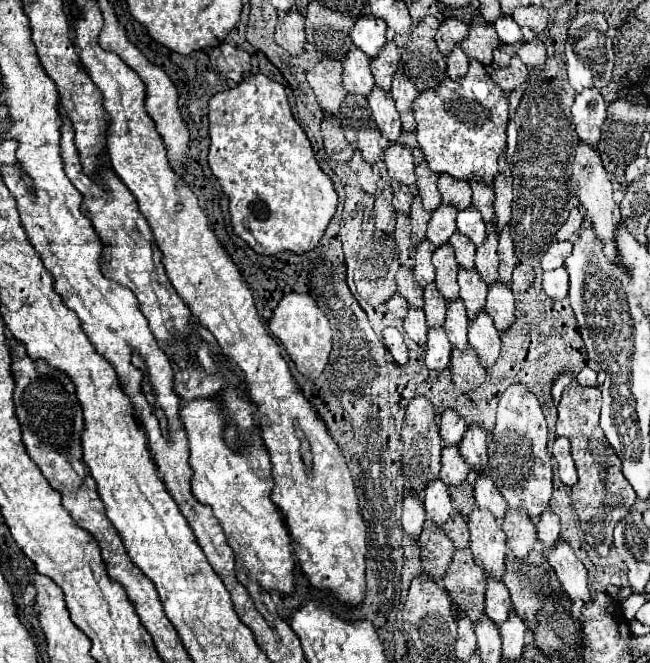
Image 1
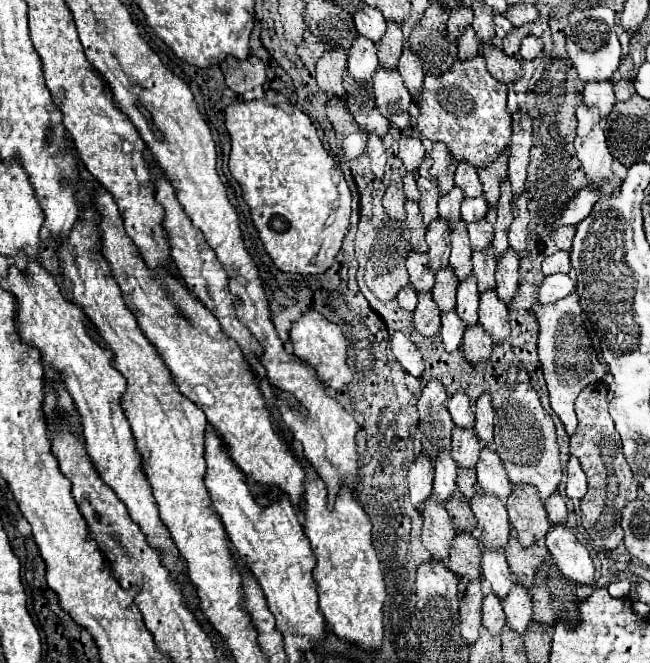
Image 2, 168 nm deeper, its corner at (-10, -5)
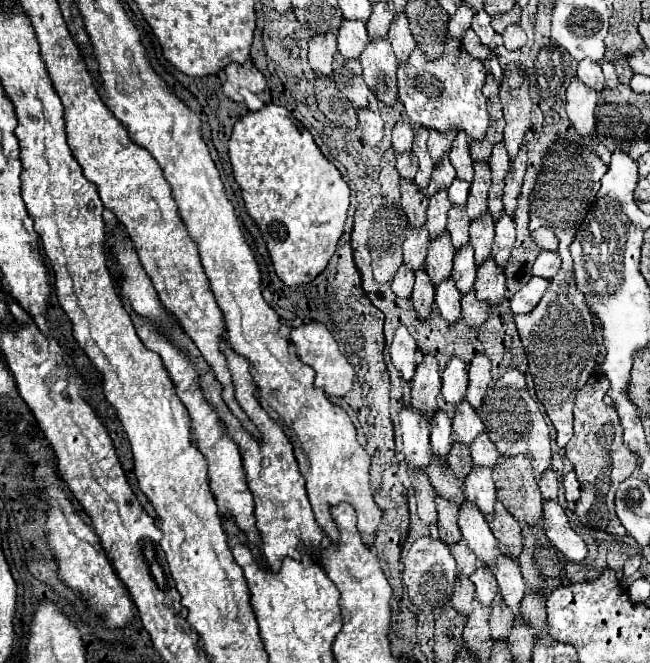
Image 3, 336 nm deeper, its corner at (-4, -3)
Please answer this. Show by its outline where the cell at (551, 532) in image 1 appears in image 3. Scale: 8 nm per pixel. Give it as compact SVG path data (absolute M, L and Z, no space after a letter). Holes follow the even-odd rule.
M546 470L546 474L540 478L540 492L544 500L556 500L558 498L558 480L554 470Z

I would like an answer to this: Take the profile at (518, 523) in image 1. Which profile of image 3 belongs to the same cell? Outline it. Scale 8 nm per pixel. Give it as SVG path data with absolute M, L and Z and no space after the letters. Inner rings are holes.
M500 456L492 472L498 500L522 524L536 526L542 518L542 496L532 474L530 460L524 456Z

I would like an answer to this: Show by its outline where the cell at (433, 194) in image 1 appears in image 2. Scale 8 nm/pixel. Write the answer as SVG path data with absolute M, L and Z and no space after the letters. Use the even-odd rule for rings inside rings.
M436 142L432 152L430 152L430 158L432 158L432 168L430 168L430 174L436 178L436 184L440 186L440 194L446 194L454 188L454 172L456 172L456 160L450 156L448 148L444 146L444 142Z

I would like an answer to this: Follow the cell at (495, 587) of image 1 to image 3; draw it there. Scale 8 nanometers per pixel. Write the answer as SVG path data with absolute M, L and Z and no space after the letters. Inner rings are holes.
M464 502L460 506L460 514L458 514L458 526L462 530L464 540L468 542L468 548L472 548L474 556L478 558L480 566L484 568L496 568L496 560L498 560L498 546L496 546L496 538L488 528L488 522L484 520L484 516L480 514L478 508L474 508L474 504Z

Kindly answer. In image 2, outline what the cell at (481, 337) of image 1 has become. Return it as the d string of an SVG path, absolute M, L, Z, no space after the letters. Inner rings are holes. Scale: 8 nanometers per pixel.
M496 288L486 290L480 294L480 324L484 330L496 340L502 342L510 334L510 324L508 324L508 306L498 298Z

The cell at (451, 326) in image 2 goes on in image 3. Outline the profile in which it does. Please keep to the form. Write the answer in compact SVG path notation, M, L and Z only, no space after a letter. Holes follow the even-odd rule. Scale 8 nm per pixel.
M452 278L444 280L436 288L436 308L438 308L440 316L444 320L448 320L448 324L456 324L456 320L460 318L460 304L458 304L460 298L462 298L462 294L456 290Z

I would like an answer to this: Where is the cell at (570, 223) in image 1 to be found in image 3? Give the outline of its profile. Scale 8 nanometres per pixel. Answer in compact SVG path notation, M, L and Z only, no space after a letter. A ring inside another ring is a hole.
M538 228L536 232L532 232L532 238L544 250L558 250L558 238L550 228Z

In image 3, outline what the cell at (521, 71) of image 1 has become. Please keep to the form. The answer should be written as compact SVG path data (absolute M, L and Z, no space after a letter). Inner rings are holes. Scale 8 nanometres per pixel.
M470 28L470 30L466 30L466 34L464 34L464 38L462 38L462 46L466 48L466 52L470 54L470 56L474 56L474 58L478 58L478 60L490 60L492 58L492 54L496 54L496 52L492 52L488 46L484 46L482 42L480 42L480 38L476 36L476 32Z

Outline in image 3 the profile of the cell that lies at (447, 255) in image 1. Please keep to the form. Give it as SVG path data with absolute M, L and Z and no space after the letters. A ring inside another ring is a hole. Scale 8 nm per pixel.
M452 206L448 212L448 234L452 236L452 244L456 250L468 244L468 226L470 220L464 206Z

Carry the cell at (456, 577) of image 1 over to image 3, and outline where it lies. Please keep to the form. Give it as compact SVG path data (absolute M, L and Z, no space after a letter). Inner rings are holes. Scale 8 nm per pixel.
M436 496L436 506L438 506L440 540L448 546L458 544L458 538L462 538L460 528L458 528L458 508L454 506L454 502L448 502L440 496Z

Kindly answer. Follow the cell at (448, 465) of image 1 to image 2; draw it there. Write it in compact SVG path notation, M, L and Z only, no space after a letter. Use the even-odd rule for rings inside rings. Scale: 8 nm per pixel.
M454 426L452 430L452 458L460 468L474 468L480 456L482 444L474 430L464 430Z

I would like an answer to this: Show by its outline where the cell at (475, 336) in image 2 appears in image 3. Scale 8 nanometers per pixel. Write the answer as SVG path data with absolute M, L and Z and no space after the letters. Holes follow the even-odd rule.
M474 292L462 296L462 320L470 328L480 328L488 320L488 306L486 306L486 302L476 300Z

